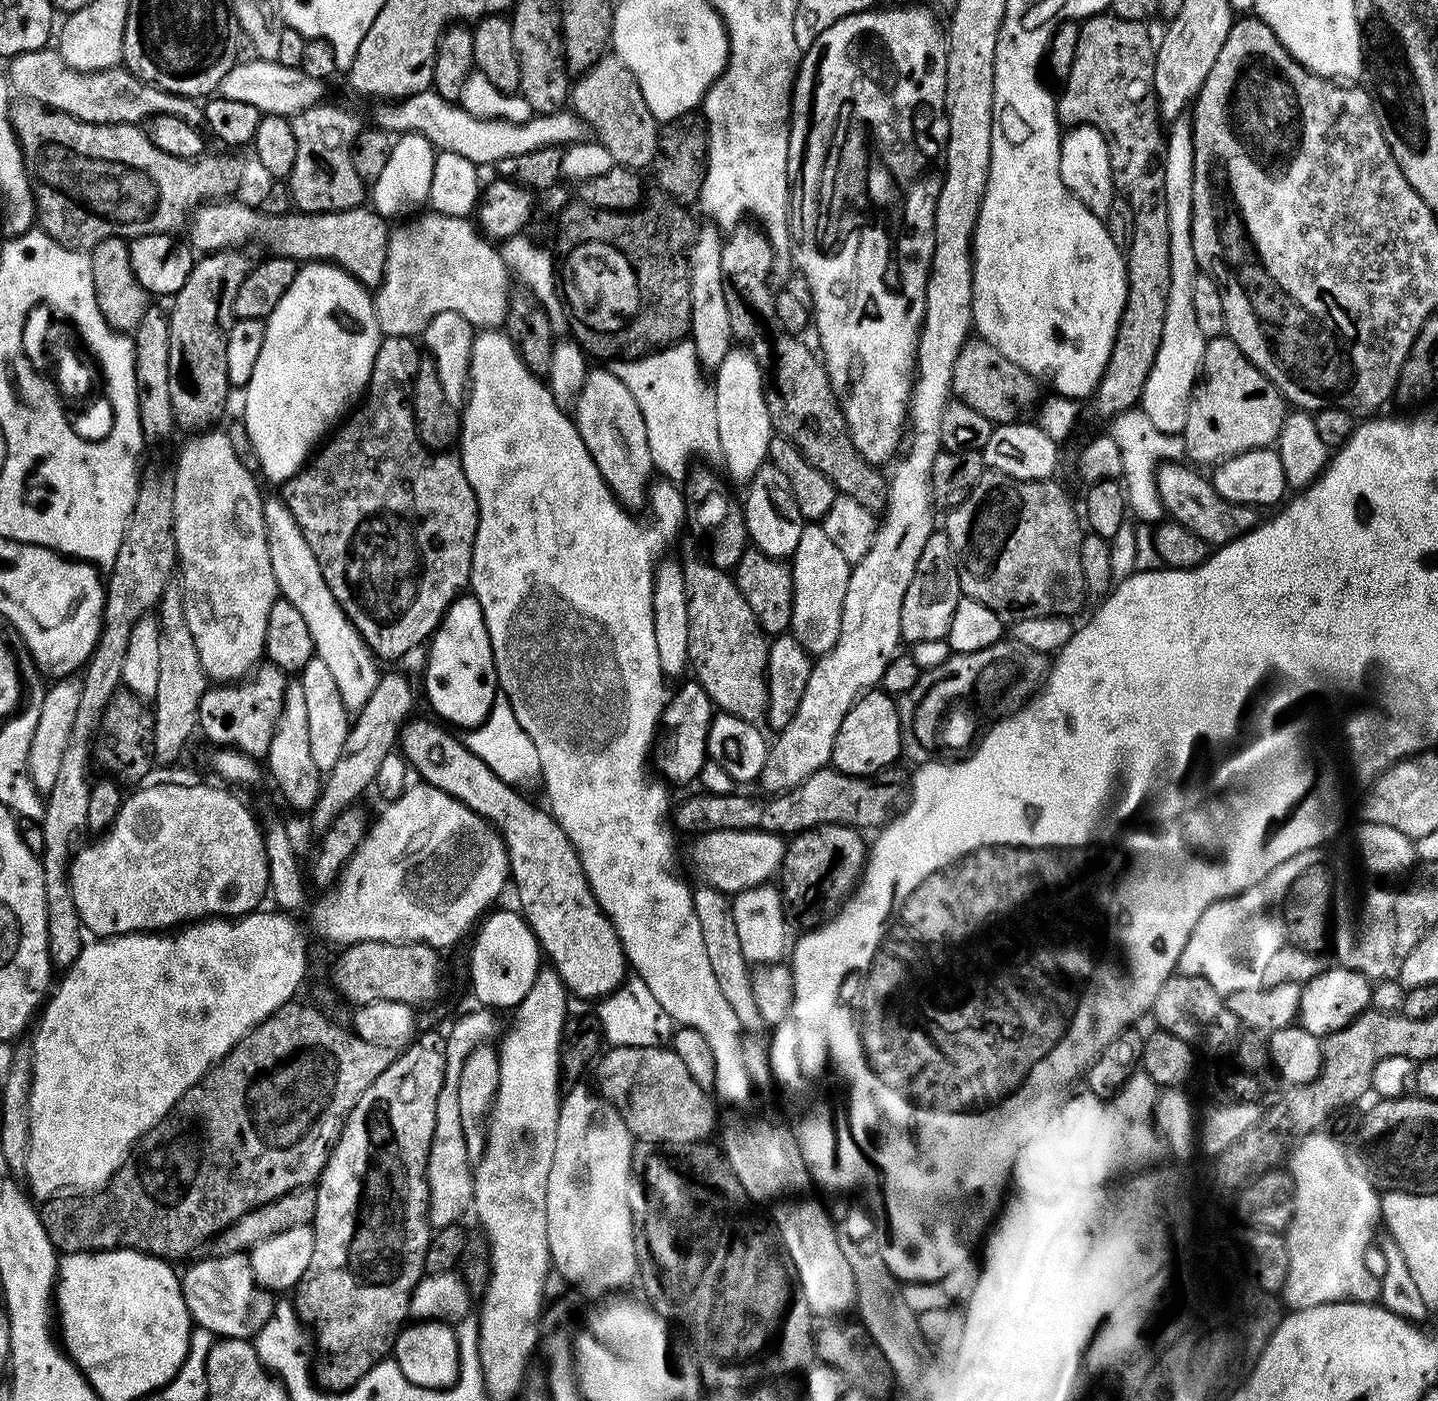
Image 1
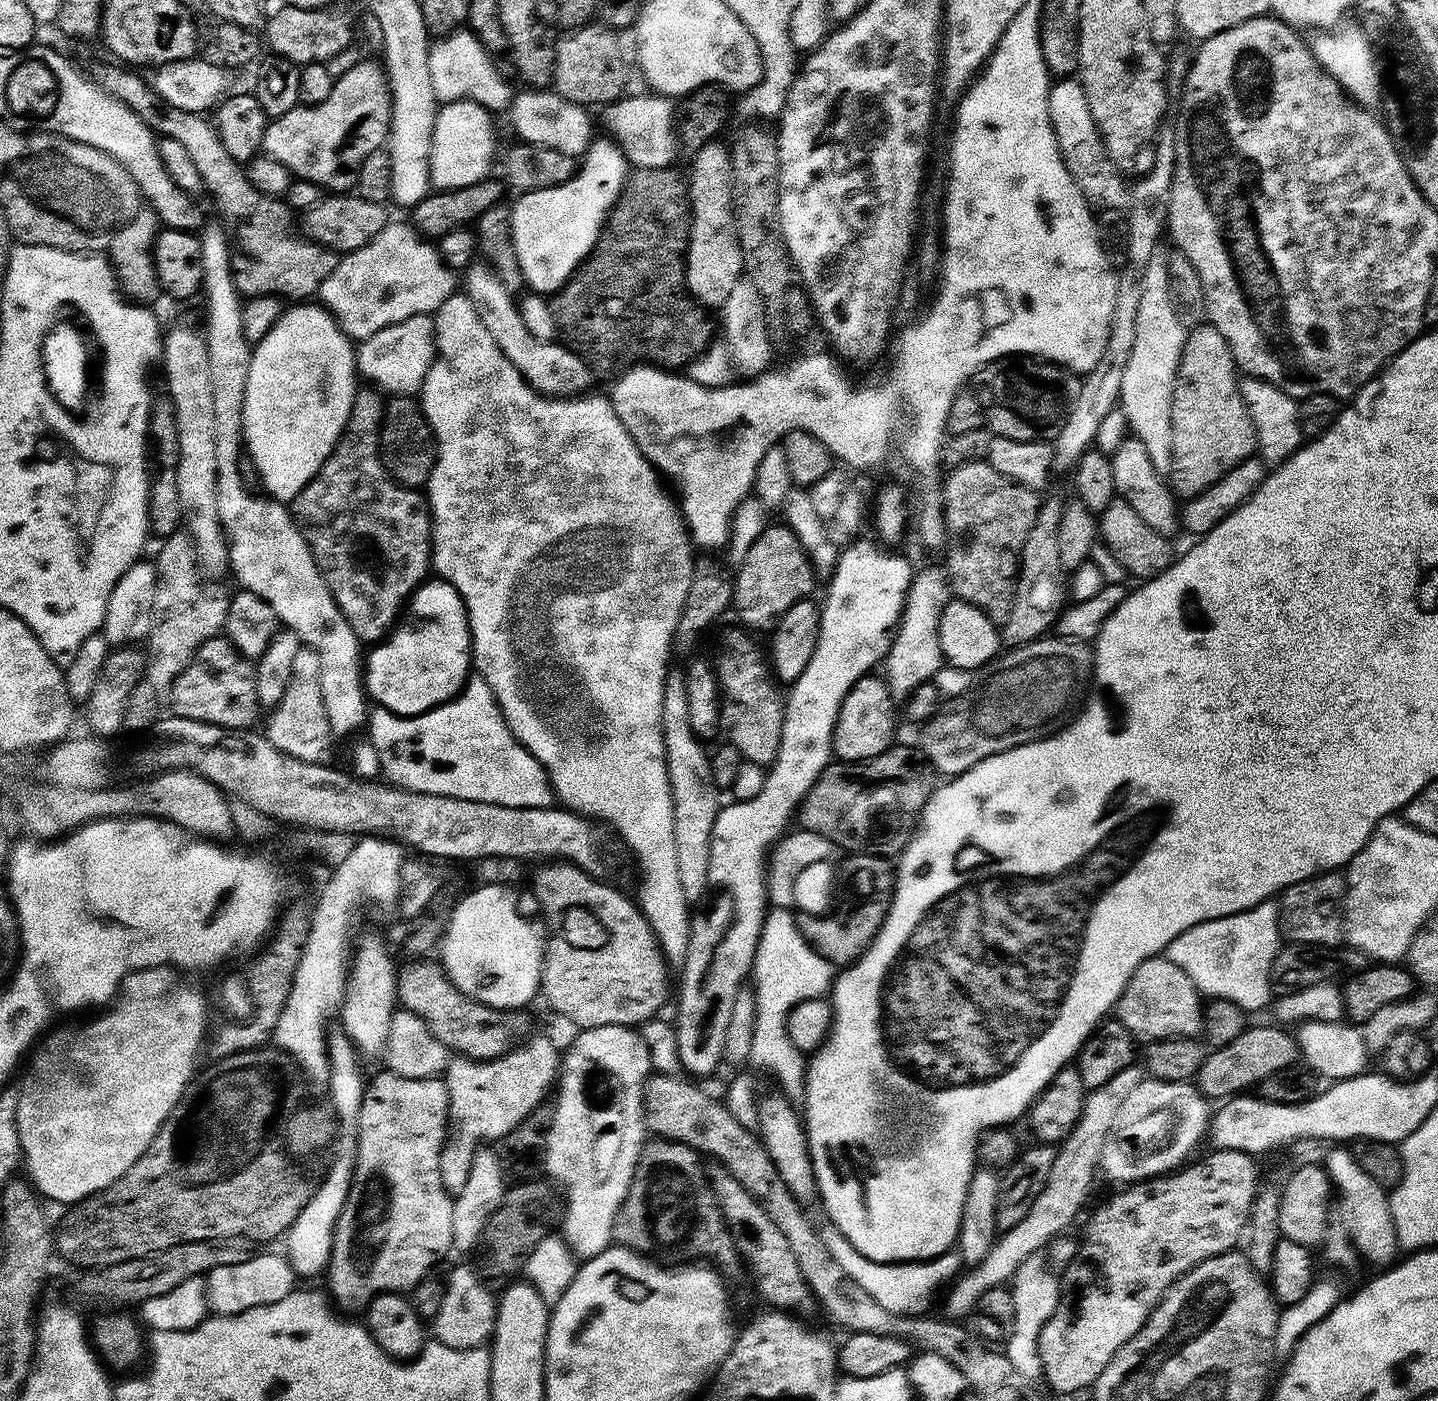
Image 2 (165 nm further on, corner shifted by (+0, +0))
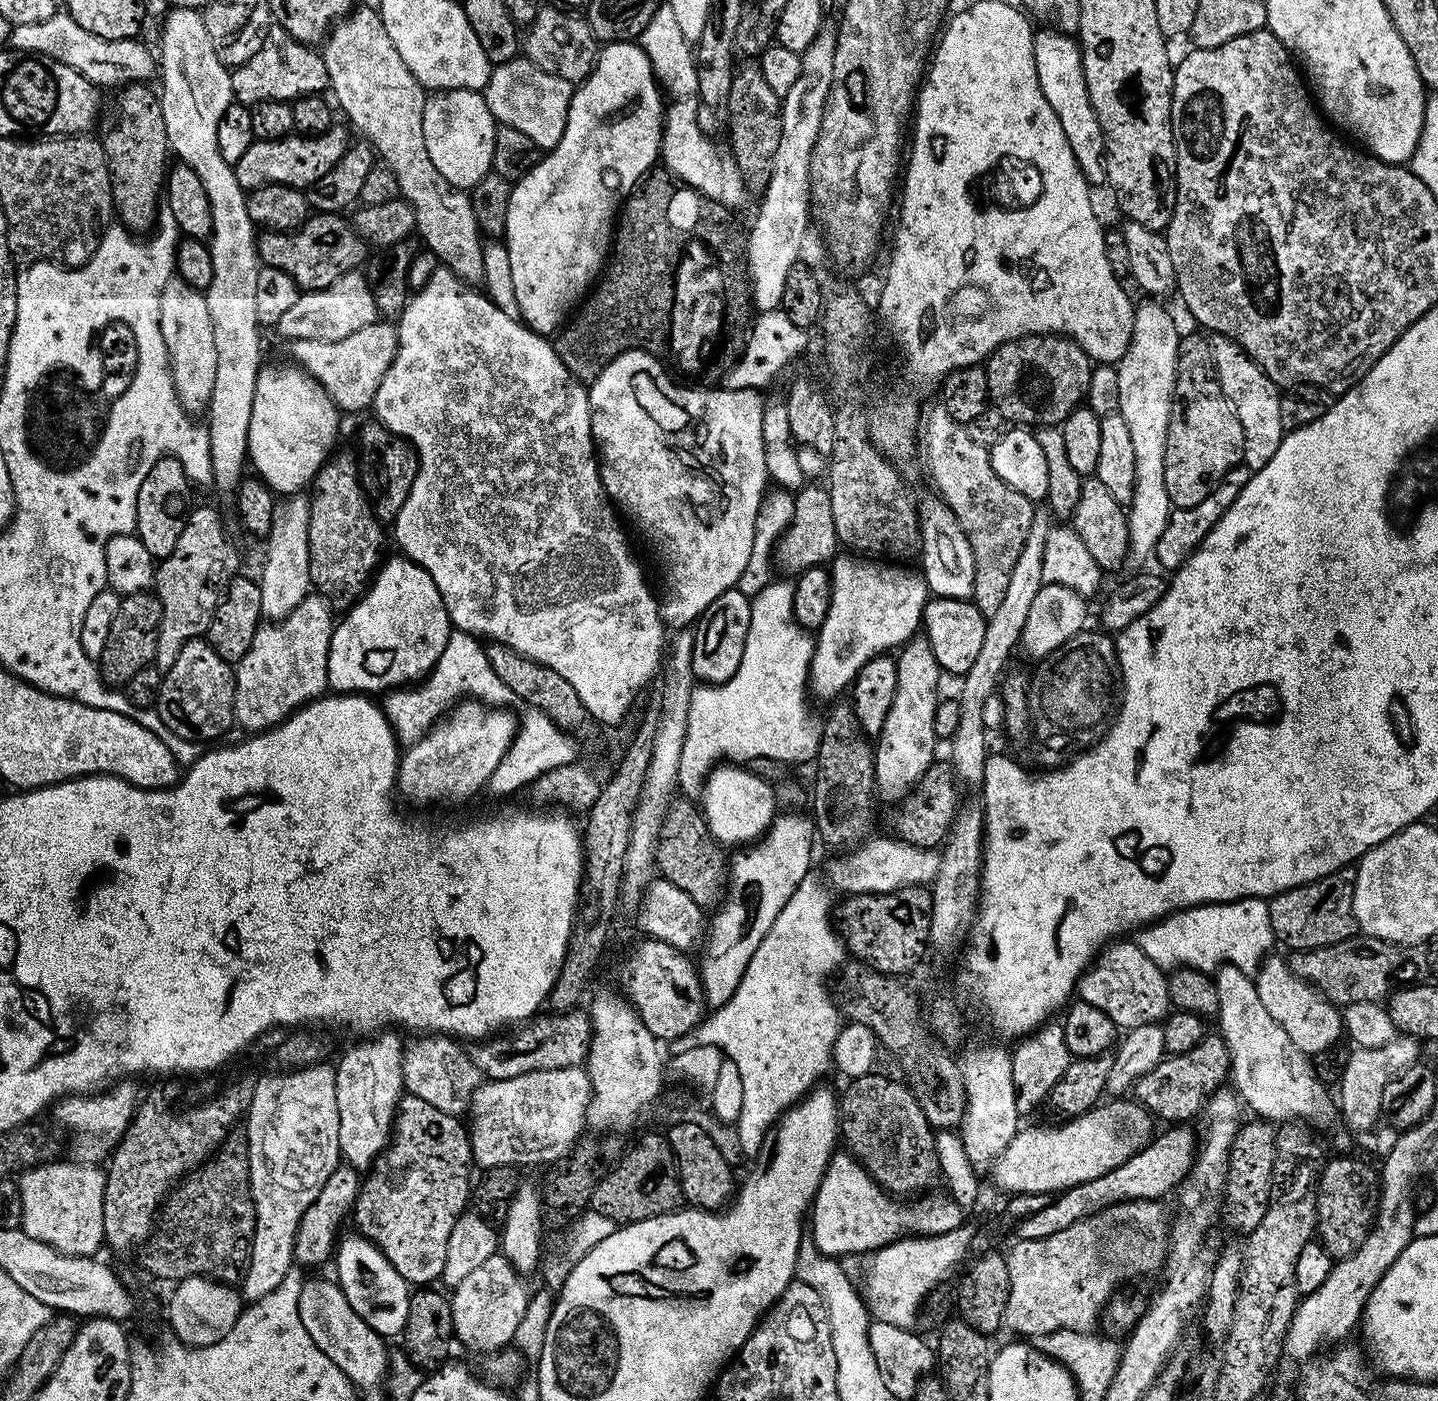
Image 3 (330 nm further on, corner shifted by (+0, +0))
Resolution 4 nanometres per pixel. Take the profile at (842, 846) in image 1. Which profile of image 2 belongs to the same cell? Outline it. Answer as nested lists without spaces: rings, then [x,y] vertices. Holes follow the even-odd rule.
[[[852,854],[847,859],[849,870],[856,872],[856,892],[860,895],[860,901],[845,916],[800,912],[795,917],[797,930],[802,938],[818,955],[828,960],[833,966],[853,964],[870,946],[884,916],[888,913],[888,903],[892,900],[894,887],[894,868],[885,857]]]

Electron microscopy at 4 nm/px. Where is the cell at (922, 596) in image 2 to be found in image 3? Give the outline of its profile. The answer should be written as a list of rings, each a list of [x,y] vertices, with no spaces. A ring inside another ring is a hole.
[[[913,638],[899,649],[895,657],[898,670],[898,686],[894,694],[894,702],[890,706],[890,714],[886,714],[886,726],[882,726],[879,736],[874,740],[874,759],[876,762],[875,791],[884,800],[903,801],[904,797],[912,791],[913,784],[918,783],[924,772],[934,762],[937,755],[938,741],[934,734],[934,710],[938,703],[936,687],[940,684],[942,670],[934,658],[934,650],[930,650],[927,639]]]

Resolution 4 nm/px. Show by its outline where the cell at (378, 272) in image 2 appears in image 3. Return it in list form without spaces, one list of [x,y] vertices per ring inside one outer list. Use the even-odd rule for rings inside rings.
[[[359,271],[348,272],[338,282],[320,288],[316,292],[305,291],[290,306],[289,312],[282,314],[278,331],[285,336],[285,341],[294,340],[341,340],[346,334],[354,334],[354,330],[362,330],[362,326],[377,323],[378,313],[374,294],[370,290],[367,279]]]

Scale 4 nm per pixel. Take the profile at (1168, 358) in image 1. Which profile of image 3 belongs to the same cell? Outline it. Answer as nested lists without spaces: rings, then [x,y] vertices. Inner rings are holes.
[[[1148,302],[1152,304],[1135,305],[1136,317],[1134,318],[1134,330],[1132,331],[1132,344],[1126,350],[1126,354],[1120,360],[1116,373],[1118,374],[1118,394],[1120,395],[1119,413],[1122,418],[1126,418],[1126,427],[1130,430],[1130,442],[1134,444],[1134,458],[1136,459],[1136,485],[1132,494],[1132,502],[1127,509],[1126,515],[1128,517],[1128,547],[1130,549],[1131,559],[1144,560],[1153,555],[1156,551],[1156,543],[1158,538],[1162,538],[1162,530],[1166,530],[1166,522],[1168,521],[1168,513],[1170,505],[1168,502],[1168,495],[1166,494],[1166,482],[1164,481],[1164,459],[1166,458],[1166,434],[1168,433],[1168,415],[1172,409],[1172,395],[1176,389],[1176,359],[1178,358],[1178,350],[1180,349],[1180,341],[1182,339],[1181,333],[1176,333],[1176,324],[1172,321],[1172,316],[1163,308],[1163,303]]]

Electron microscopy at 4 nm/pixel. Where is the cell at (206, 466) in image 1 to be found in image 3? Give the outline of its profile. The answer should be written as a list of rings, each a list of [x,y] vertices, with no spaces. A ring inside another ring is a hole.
[[[173,276],[163,287],[160,295],[160,329],[162,342],[166,342],[168,359],[172,362],[172,381],[180,404],[189,414],[203,413],[214,390],[214,373],[218,370],[218,354],[214,347],[214,322],[210,322],[210,306],[206,306],[204,292],[191,287],[180,277]]]

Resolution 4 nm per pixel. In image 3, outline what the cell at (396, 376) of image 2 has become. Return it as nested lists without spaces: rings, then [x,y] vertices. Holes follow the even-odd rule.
[[[377,322],[346,334],[341,340],[294,340],[287,345],[295,363],[312,379],[317,380],[337,409],[360,412],[371,405],[382,378],[396,357],[398,328],[392,322]]]

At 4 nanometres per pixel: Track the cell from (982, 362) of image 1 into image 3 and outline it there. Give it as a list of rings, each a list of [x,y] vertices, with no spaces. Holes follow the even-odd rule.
[[[1023,336],[998,346],[986,361],[988,403],[1012,426],[1059,426],[1088,395],[1094,361],[1067,336]]]

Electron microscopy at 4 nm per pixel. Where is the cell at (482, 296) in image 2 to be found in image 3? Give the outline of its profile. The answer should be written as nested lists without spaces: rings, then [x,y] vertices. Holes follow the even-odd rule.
[[[357,6],[347,17],[335,25],[326,37],[322,55],[328,71],[330,92],[336,95],[342,111],[348,120],[367,138],[377,157],[394,170],[394,178],[398,178],[400,196],[414,206],[416,215],[416,232],[424,239],[423,247],[436,255],[443,267],[449,268],[458,279],[469,286],[476,286],[484,279],[482,270],[482,254],[484,244],[478,222],[475,220],[470,195],[463,188],[455,188],[442,174],[438,174],[434,162],[430,162],[430,154],[426,154],[426,138],[422,138],[422,110],[426,99],[426,90],[410,74],[406,62],[402,62],[402,54],[394,50],[394,42],[390,42],[390,34],[386,34],[386,26],[382,22],[379,11],[375,7]]]

